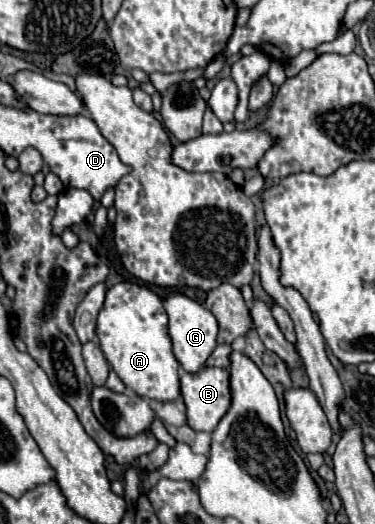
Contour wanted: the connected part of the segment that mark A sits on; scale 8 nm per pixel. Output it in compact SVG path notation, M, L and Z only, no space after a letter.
M118 283L108 289L104 309L96 321L96 335L102 353L128 389L140 397L160 403L176 401L180 397L180 363L172 353L172 339L168 335L168 315L162 299L144 285Z

